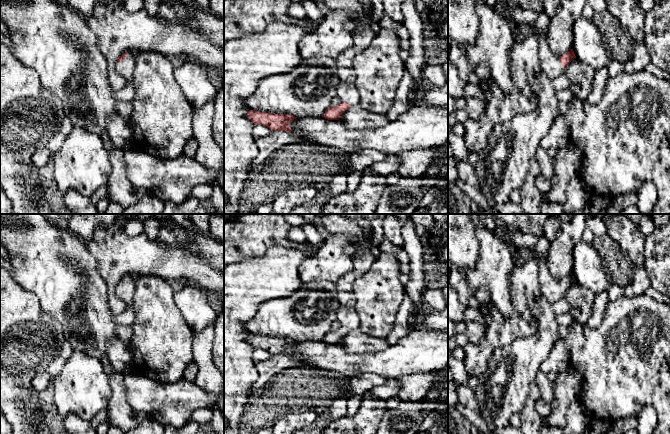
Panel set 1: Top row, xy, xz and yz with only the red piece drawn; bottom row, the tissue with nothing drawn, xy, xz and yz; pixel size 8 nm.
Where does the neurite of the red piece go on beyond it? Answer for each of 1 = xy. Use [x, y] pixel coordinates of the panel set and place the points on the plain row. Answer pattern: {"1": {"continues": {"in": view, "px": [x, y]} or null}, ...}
{"1": {"continues": {"in": "xy", "px": [126, 292]}}}

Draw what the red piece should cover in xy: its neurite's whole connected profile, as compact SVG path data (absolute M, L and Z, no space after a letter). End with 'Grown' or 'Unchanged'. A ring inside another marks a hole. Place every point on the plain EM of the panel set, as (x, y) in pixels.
M131 275L123 277L117 282L115 293L118 298L122 299L126 304L126 309L123 313L114 316L114 322L117 325L132 326L135 320L134 309L134 293L135 280Z. Grown

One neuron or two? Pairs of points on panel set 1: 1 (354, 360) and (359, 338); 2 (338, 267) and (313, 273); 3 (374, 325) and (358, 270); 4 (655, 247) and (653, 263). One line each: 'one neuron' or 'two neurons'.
1: two neurons
2: one neuron
3: two neurons
4: one neuron

